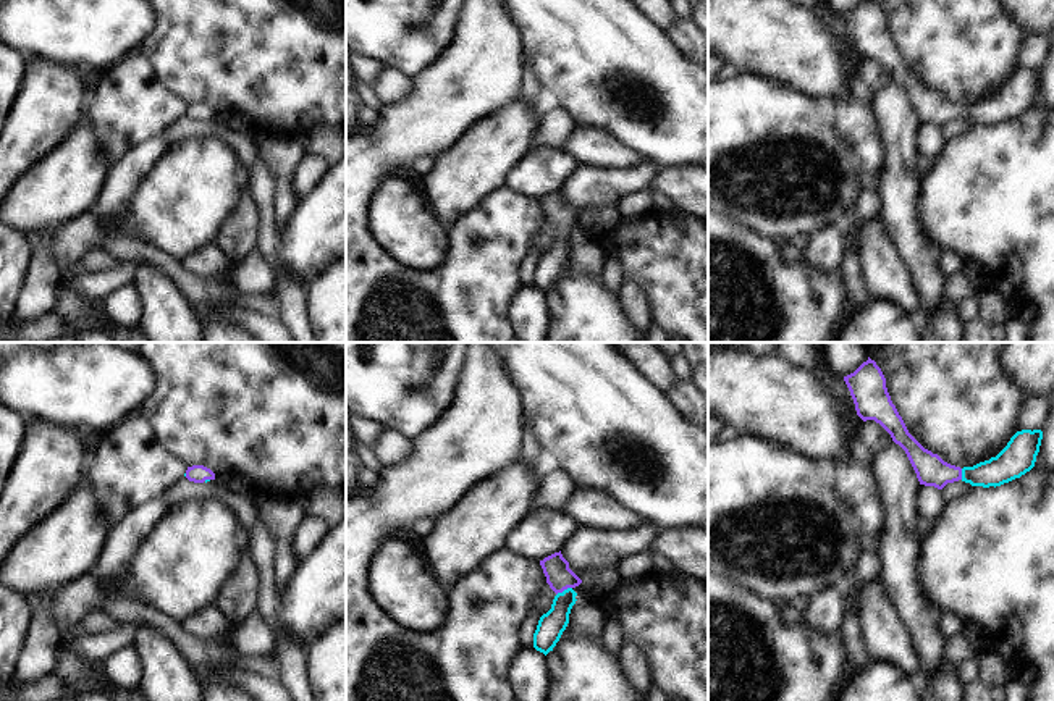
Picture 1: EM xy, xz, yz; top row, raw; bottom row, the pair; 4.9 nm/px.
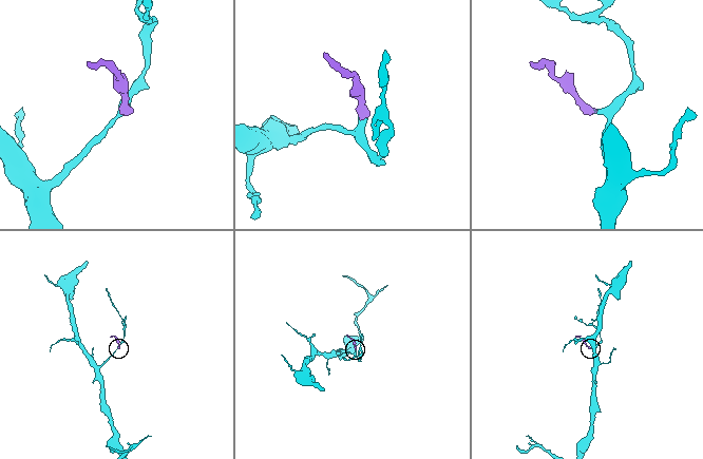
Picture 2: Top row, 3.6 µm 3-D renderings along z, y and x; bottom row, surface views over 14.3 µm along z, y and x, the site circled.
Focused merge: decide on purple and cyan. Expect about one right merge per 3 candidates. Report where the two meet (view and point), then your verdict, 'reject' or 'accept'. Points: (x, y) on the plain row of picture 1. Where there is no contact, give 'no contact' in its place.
meets purple in xz at (563, 228); accept

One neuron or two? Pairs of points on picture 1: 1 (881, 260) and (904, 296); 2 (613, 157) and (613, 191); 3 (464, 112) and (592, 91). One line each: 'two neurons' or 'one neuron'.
1: one neuron
2: two neurons
3: two neurons

